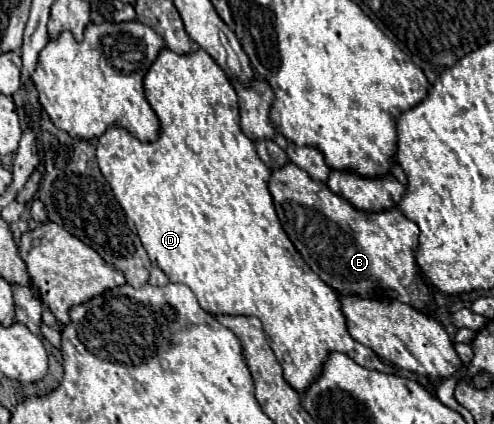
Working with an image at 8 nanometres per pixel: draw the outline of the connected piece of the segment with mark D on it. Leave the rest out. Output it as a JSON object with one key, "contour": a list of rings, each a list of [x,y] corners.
{"contour":[[[162,49],[158,59],[154,61],[154,65],[150,67],[150,71],[146,73],[144,77],[144,89],[146,89],[146,99],[150,103],[150,107],[156,111],[158,119],[160,119],[160,137],[154,141],[154,143],[142,143],[138,141],[136,137],[132,137],[126,129],[122,127],[110,127],[96,143],[96,159],[98,159],[98,165],[100,165],[100,171],[102,175],[106,177],[106,181],[110,183],[120,207],[124,209],[124,213],[134,221],[136,225],[136,231],[138,231],[138,237],[152,261],[154,267],[160,267],[166,277],[172,281],[172,283],[184,283],[192,289],[192,293],[196,295],[200,307],[204,311],[208,311],[210,315],[252,315],[252,317],[258,317],[264,325],[264,331],[268,335],[268,341],[270,341],[270,347],[278,359],[278,363],[282,365],[284,369],[284,379],[288,381],[288,385],[292,389],[296,389],[298,393],[304,393],[322,373],[322,365],[326,363],[328,355],[332,351],[338,351],[338,353],[344,353],[348,355],[350,359],[354,359],[358,365],[366,367],[366,369],[376,369],[382,361],[378,359],[378,355],[364,347],[362,343],[354,341],[348,333],[348,327],[346,327],[346,317],[342,313],[342,305],[340,305],[340,299],[338,299],[338,293],[332,291],[302,259],[295,247],[292,247],[290,239],[286,237],[280,221],[278,221],[278,215],[274,211],[274,203],[272,203],[272,195],[268,191],[268,179],[270,179],[270,169],[260,161],[258,153],[256,153],[256,147],[254,143],[242,133],[240,129],[240,115],[238,115],[238,97],[236,97],[236,91],[232,87],[232,83],[228,81],[228,77],[224,75],[224,71],[214,63],[214,59],[204,51],[204,49],[198,49],[190,55],[178,55],[170,49]]]}

